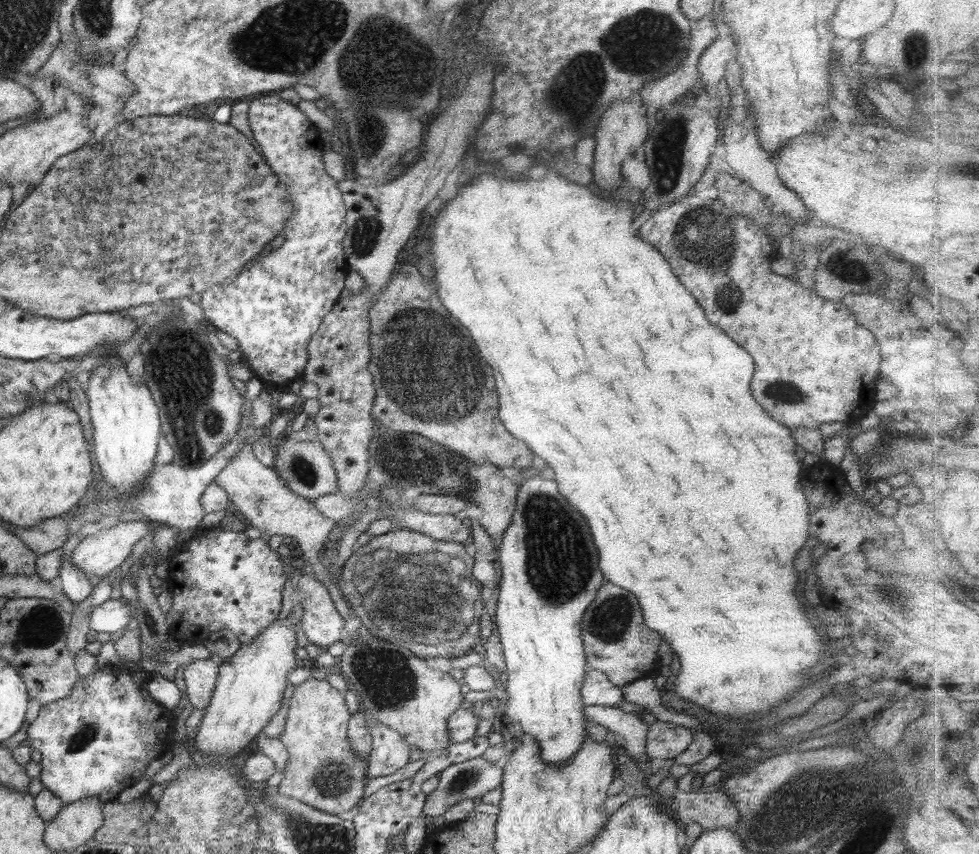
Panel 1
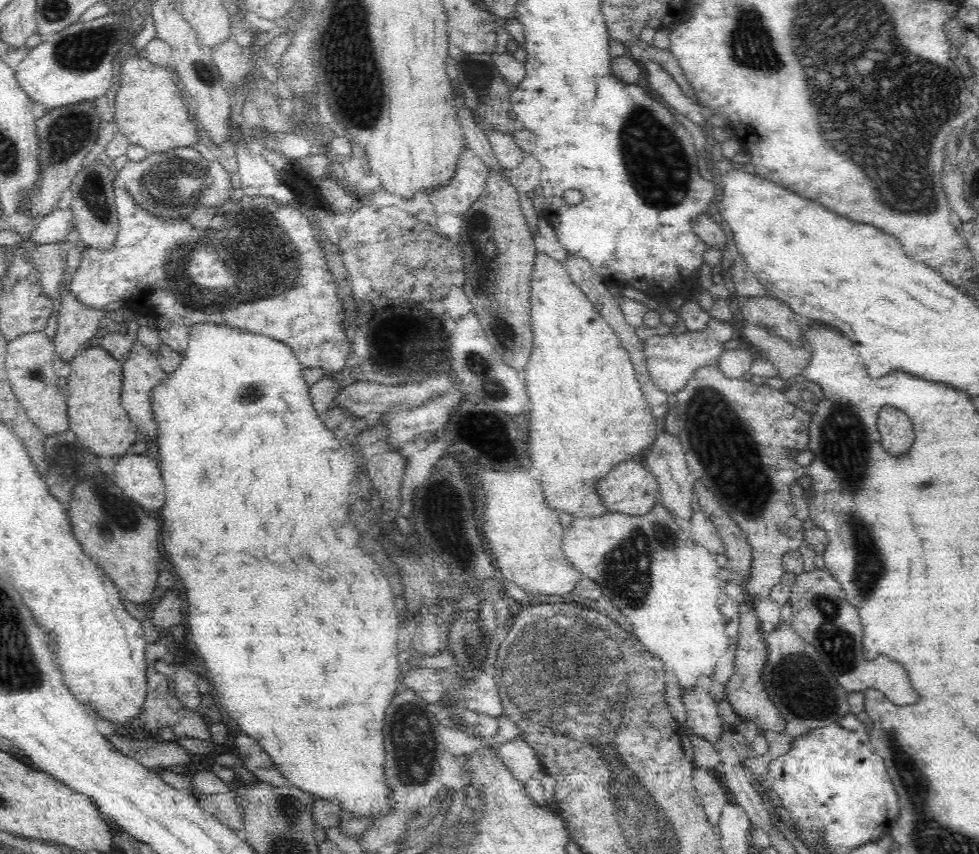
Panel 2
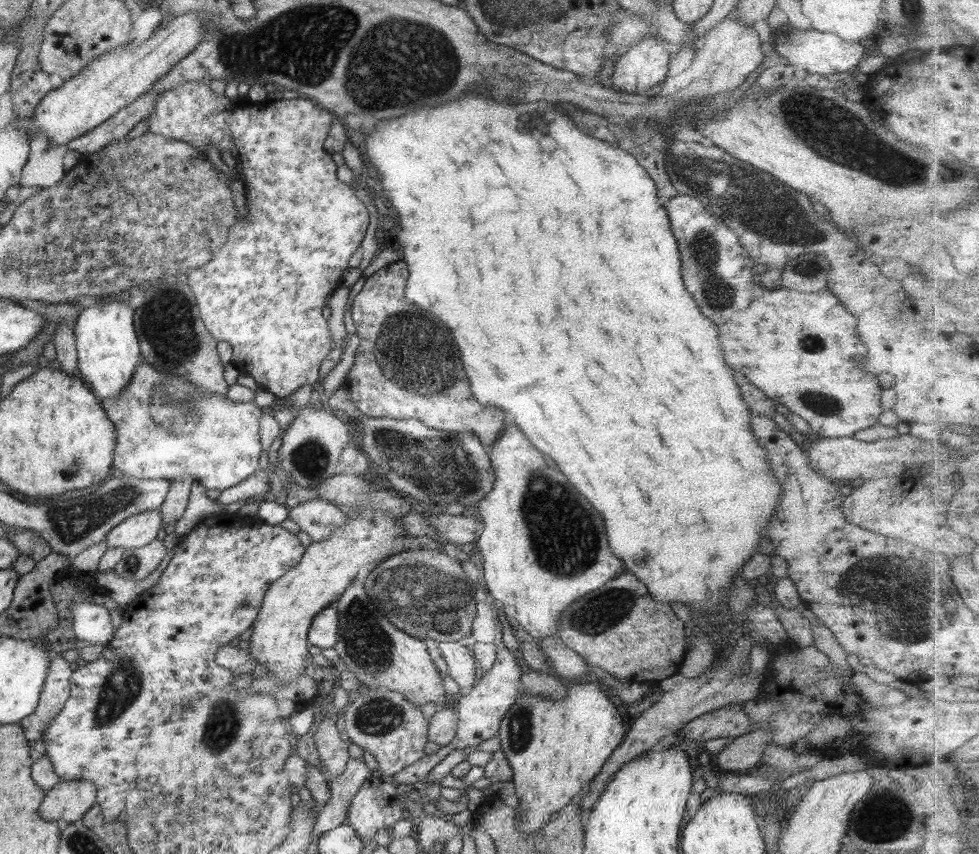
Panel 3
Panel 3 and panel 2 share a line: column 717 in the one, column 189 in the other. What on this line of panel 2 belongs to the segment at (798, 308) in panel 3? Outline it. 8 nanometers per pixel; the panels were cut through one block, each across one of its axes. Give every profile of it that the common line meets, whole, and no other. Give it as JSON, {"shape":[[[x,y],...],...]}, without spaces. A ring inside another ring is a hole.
{"shape":[[[113,186],[115,195],[115,205],[117,206],[117,216],[120,222],[120,233],[116,245],[110,250],[96,250],[94,248],[86,248],[81,256],[80,266],[69,284],[69,293],[82,305],[105,310],[107,304],[115,300],[124,300],[127,306],[139,314],[151,314],[156,319],[156,328],[163,344],[169,346],[176,354],[180,356],[186,355],[190,338],[190,328],[196,324],[216,324],[216,326],[228,326],[228,328],[236,328],[248,334],[262,334],[268,338],[274,338],[282,344],[286,344],[292,355],[298,358],[298,362],[302,368],[321,368],[326,372],[338,372],[344,370],[344,361],[346,355],[350,352],[350,342],[343,330],[344,309],[340,306],[340,301],[336,298],[334,292],[334,284],[332,278],[326,270],[326,263],[321,257],[321,250],[318,243],[314,241],[314,229],[306,215],[300,210],[280,206],[278,202],[264,196],[256,196],[250,198],[244,195],[241,201],[229,200],[226,205],[221,205],[214,209],[206,208],[199,210],[184,221],[162,220],[158,217],[152,217],[148,213],[142,211],[140,206],[136,205],[125,189],[120,186]]]}

